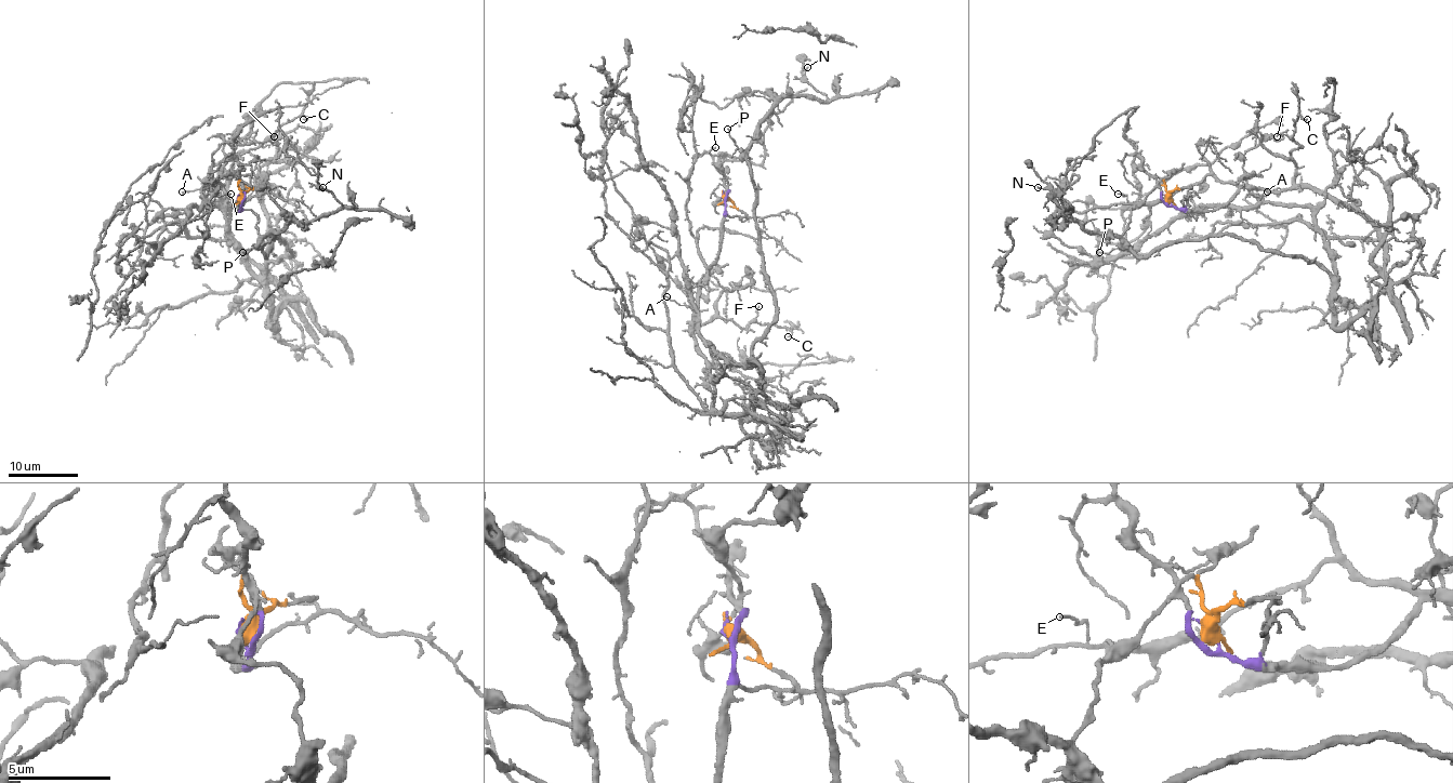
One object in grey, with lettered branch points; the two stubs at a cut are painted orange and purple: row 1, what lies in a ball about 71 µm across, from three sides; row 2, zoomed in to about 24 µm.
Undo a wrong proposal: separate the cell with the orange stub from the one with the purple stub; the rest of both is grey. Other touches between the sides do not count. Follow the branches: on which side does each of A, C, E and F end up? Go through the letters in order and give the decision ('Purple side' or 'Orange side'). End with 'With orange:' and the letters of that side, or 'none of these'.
A: Purple side
C: Purple side
E: Purple side
F: Purple side
With orange: none of these

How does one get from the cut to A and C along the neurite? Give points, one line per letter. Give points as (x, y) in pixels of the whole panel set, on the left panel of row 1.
A: (239, 199), (240, 208), (237, 210), (234, 199), (223, 188), (181, 193)
C: (239, 199), (237, 210), (223, 188), (206, 184), (208, 173), (303, 119)

